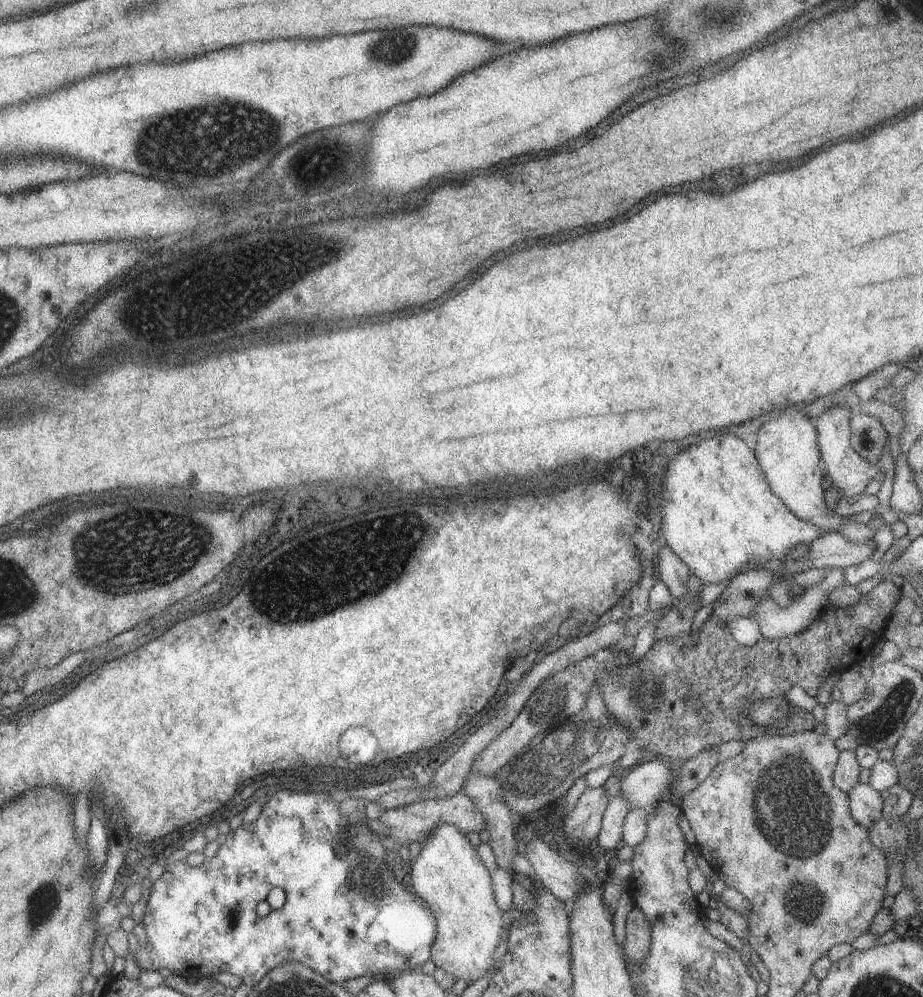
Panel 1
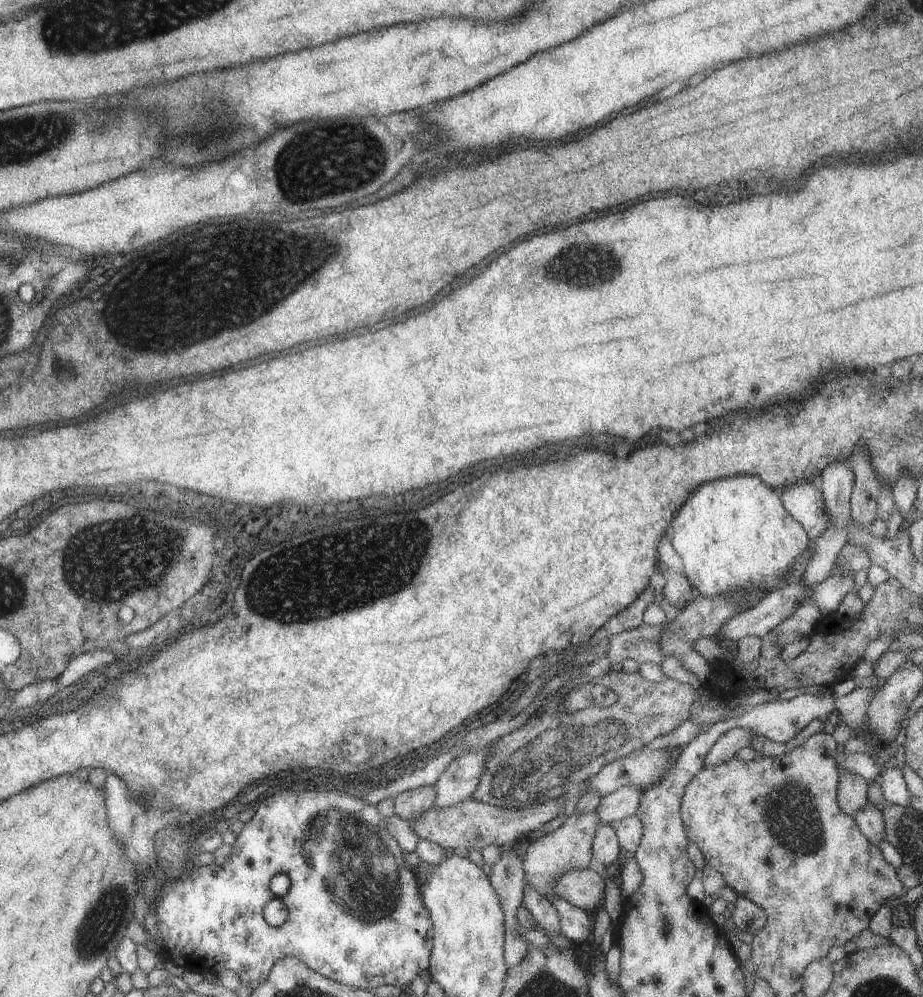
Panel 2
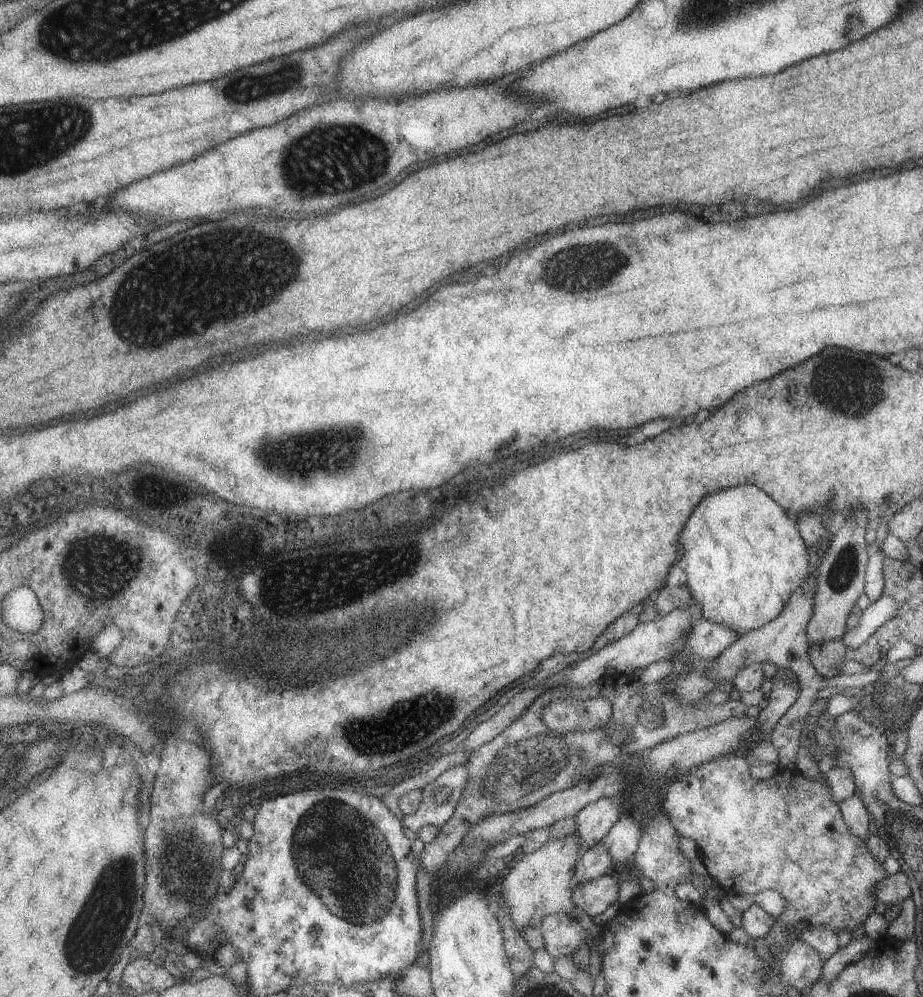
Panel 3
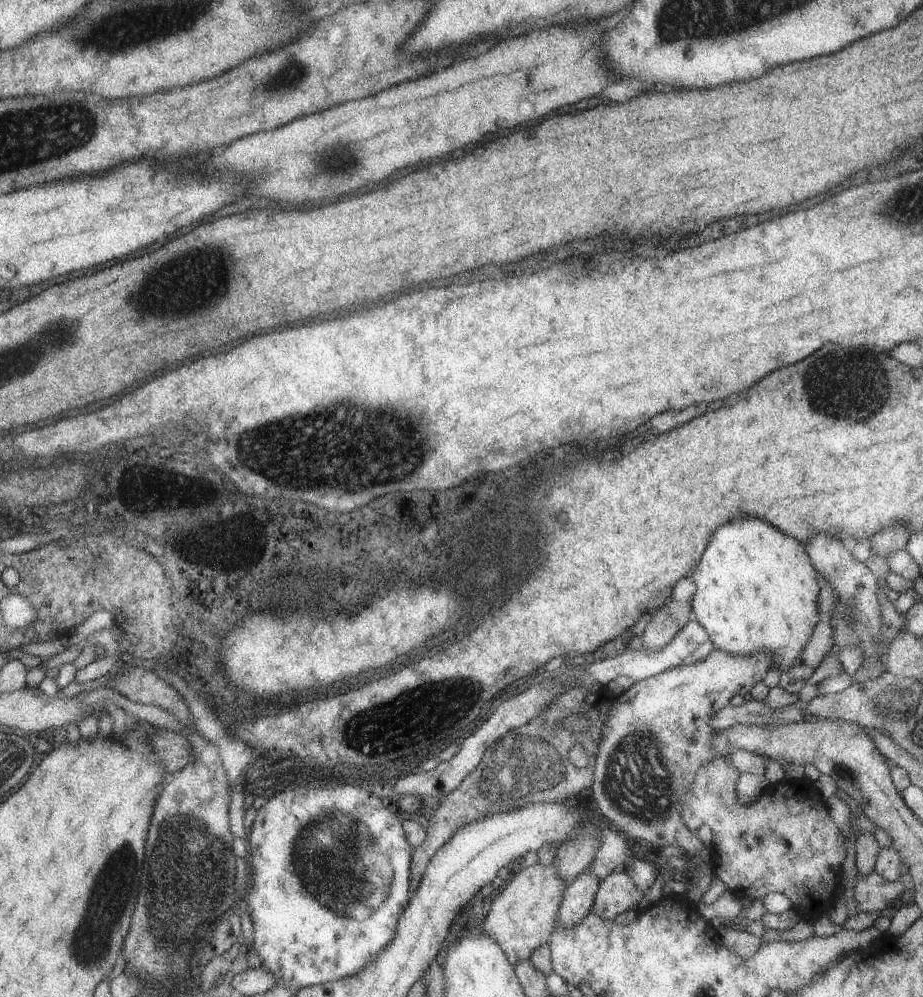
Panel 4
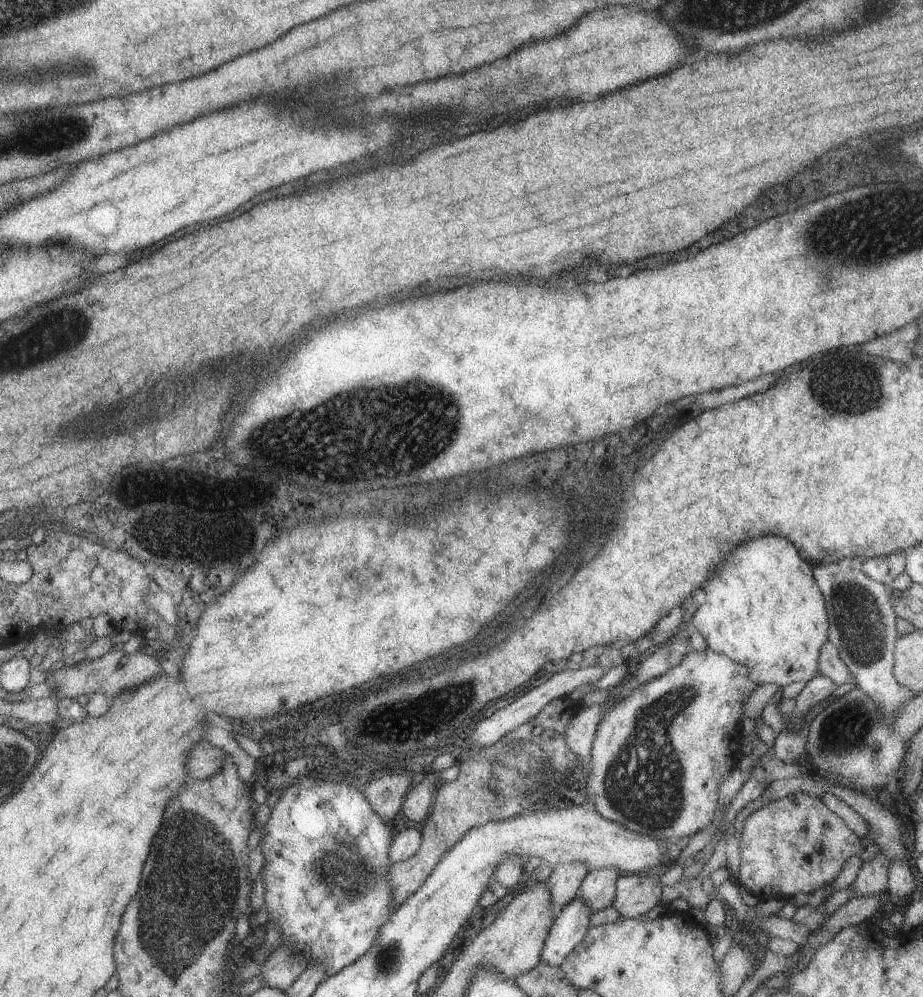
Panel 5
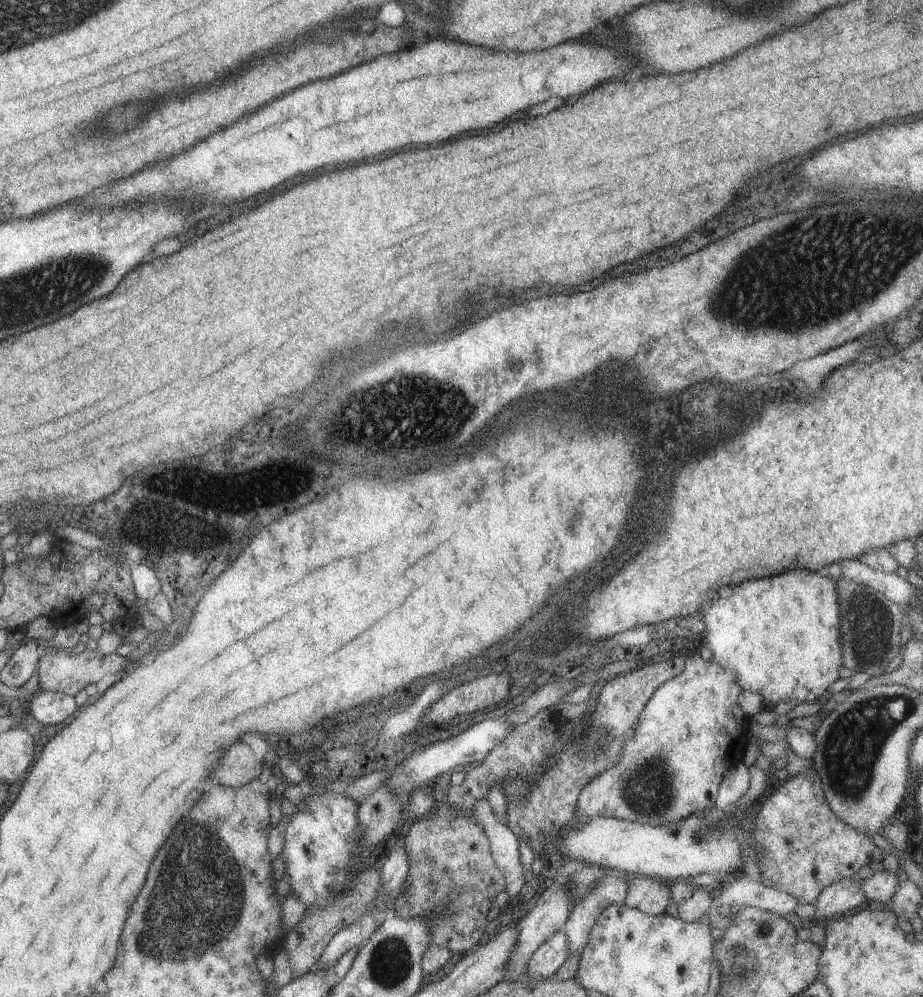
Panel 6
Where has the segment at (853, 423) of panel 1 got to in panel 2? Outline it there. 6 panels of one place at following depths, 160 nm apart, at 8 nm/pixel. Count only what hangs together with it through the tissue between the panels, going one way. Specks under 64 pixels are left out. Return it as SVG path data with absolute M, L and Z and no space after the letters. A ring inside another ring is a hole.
M858 447L848 460L853 477L849 499L850 520L863 529L869 528L871 522L877 519L875 500L881 486L871 470L866 452L864 447Z

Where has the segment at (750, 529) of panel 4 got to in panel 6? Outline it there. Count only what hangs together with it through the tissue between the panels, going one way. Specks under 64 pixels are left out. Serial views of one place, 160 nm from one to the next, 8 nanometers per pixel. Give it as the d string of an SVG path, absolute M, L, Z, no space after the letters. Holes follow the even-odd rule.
M794 567L772 577L740 582L731 596L718 597L702 612L702 642L711 649L713 660L722 669L734 672L741 691L759 694L763 706L775 706L781 700L793 700L796 704L817 702L839 678L837 669L842 666L842 650L835 578Z

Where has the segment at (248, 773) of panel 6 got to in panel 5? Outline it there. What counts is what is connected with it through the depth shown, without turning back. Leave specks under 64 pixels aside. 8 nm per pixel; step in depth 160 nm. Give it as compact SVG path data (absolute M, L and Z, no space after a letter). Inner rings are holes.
M199 742L191 748L189 758L187 758L187 776L189 780L208 779L221 768L226 754L222 749L209 744L209 742Z

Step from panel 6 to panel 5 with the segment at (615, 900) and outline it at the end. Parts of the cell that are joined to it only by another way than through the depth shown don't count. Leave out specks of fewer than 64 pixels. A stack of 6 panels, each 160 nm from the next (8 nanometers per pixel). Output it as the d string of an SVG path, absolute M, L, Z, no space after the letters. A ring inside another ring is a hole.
M601 867L589 871L580 882L579 898L592 913L607 906L612 906L616 897L615 879L619 875L618 870L611 867Z

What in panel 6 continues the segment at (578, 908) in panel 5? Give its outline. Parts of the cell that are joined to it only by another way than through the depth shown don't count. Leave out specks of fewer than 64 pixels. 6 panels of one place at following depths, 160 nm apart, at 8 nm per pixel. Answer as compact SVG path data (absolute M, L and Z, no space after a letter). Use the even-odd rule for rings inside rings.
M557 931L549 939L542 942L528 960L526 974L535 981L548 979L568 956L567 939L564 931Z

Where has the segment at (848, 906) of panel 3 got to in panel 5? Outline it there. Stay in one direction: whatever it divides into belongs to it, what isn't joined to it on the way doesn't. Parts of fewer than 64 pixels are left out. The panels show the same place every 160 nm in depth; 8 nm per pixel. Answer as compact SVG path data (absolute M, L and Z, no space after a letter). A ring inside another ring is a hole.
M797 791L791 795L769 801L751 812L742 822L739 844L740 866L735 884L758 899L791 899L795 894L809 894L829 884L841 872L841 866L849 856L861 854L862 839L849 830L843 820L829 811L819 797Z

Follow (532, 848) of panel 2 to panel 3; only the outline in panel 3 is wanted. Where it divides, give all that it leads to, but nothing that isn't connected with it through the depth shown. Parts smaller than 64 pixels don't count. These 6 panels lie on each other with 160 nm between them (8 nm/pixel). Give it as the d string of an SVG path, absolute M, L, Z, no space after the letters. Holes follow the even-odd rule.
M574 834L560 840L548 840L531 854L523 855L515 861L515 865L503 876L500 896L507 907L512 927L518 933L522 934L525 927L539 928L542 918L551 913L574 915L591 934L597 932L591 917L577 910L571 898L572 876L582 852Z

